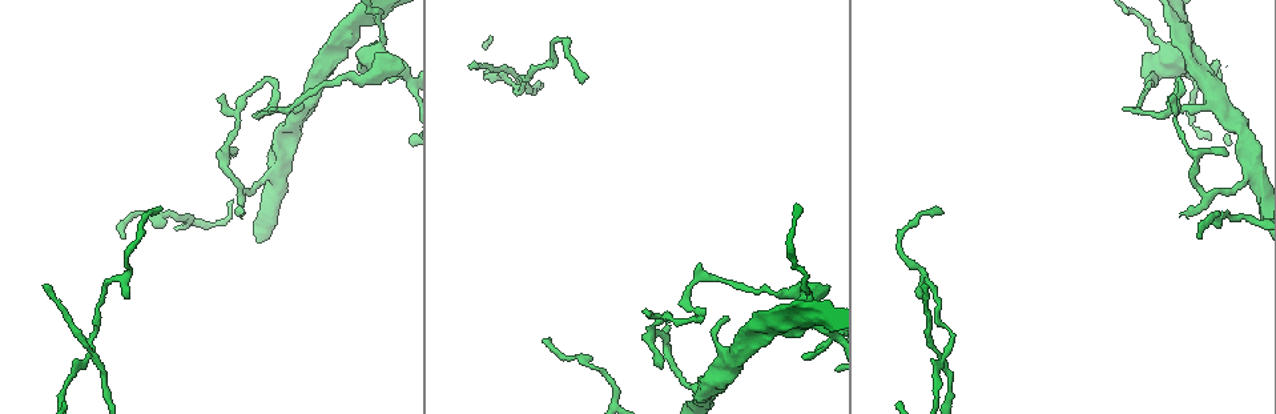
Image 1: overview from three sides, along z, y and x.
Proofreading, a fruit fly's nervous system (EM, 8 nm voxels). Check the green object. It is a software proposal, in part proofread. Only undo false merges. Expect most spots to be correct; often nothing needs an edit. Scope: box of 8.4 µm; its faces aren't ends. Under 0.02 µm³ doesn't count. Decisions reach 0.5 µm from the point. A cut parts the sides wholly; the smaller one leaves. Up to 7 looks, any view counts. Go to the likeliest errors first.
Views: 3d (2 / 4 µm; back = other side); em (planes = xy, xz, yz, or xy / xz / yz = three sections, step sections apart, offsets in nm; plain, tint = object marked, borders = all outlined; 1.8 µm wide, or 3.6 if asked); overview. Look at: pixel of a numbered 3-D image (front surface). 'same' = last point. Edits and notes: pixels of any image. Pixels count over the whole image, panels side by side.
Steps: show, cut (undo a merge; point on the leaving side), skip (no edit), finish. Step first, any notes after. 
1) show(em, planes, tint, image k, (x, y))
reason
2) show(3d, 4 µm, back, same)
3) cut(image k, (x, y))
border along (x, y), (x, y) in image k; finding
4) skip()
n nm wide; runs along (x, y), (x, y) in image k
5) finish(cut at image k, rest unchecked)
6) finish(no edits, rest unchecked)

show(3d, 4 µm, back, image 1, (517, 87))
arms part here

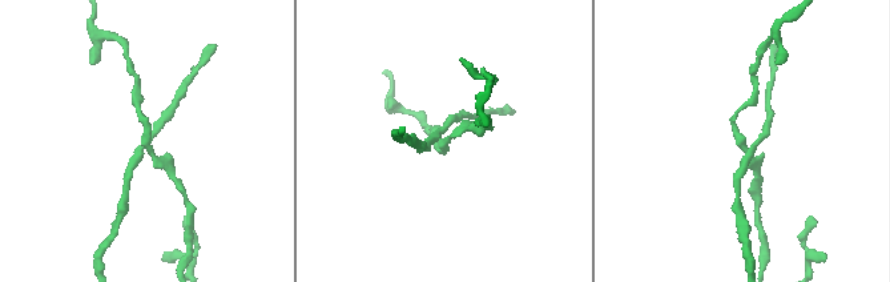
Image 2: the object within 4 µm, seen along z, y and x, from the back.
show(em, planes, plain, image 2, (141, 137))
now the EM

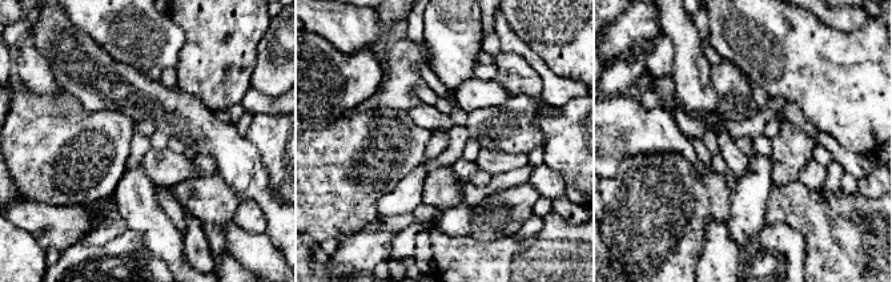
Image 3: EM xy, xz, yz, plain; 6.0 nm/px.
show(em, planes, tint, same)
with the object marked

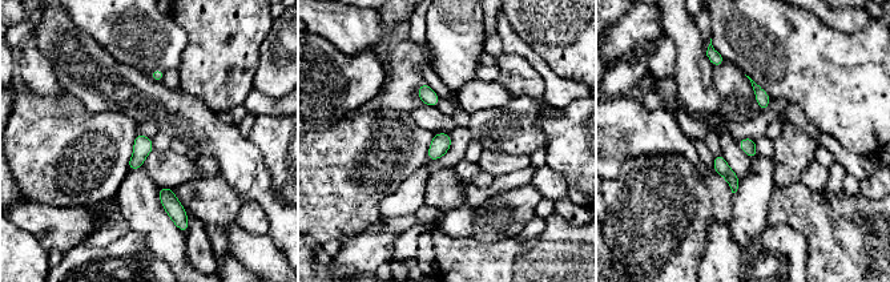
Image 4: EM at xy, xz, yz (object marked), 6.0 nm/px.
skip()
100 nm wide; continuous, no second neuron

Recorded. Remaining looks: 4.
show(3d, 4 µm, image 1, (1179, 80))
abrupt turn

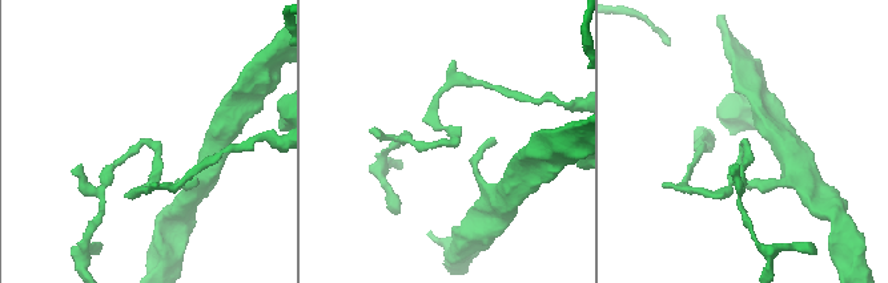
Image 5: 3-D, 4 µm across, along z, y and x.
show(em, planes, tint, image 5, (149, 144))
need the tissue

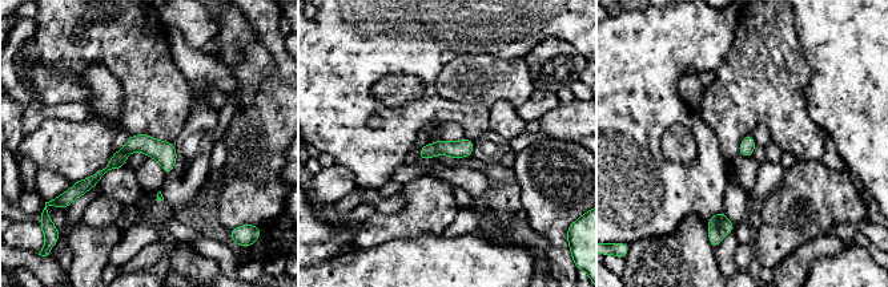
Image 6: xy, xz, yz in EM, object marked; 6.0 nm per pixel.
skip()
runs along (172, 150), (132, 145), (81, 189) in image 6; one neuron here

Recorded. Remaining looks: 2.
show(3d, 2 µm, image 1, (380, 59))
a fork

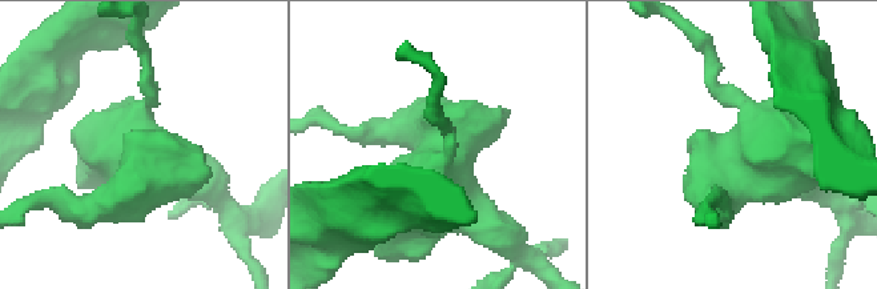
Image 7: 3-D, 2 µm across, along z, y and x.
show(em, planes, tint, image 7, (138, 157))

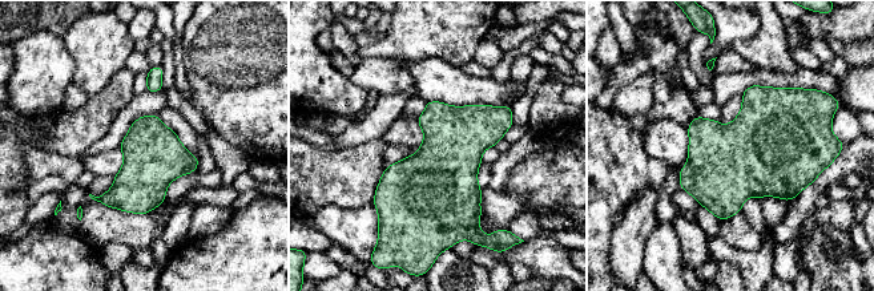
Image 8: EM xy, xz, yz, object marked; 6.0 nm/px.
skip()
all the same neuron

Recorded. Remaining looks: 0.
finish(no edits, rest unchecked)

